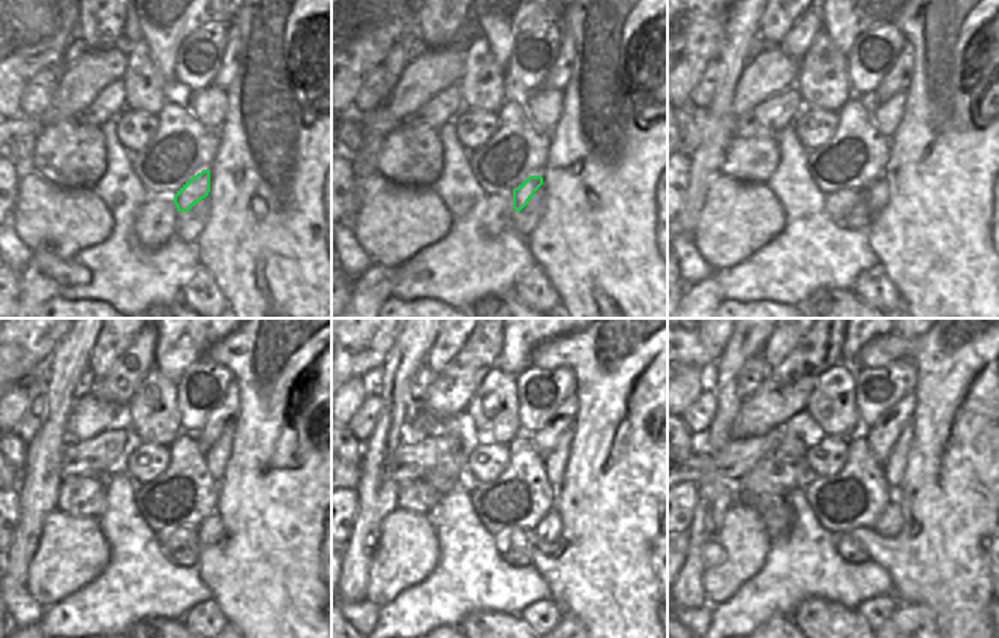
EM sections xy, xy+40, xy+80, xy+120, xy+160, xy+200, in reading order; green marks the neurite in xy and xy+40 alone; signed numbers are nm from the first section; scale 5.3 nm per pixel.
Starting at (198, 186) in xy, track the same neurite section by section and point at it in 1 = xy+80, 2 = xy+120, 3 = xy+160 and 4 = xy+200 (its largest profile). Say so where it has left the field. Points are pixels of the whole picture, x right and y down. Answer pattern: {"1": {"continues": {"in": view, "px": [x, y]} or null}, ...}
{"1": {"continues": {"in": "xy+80", "px": [858, 218]}}, "2": {"continues": {"in": "xy+120", "px": [180, 557]}}, "3": {"continues": {"in": "xy+160", "px": [512, 556]}}, "4": {"continues": {"in": "xy+200", "px": [848, 548]}}}

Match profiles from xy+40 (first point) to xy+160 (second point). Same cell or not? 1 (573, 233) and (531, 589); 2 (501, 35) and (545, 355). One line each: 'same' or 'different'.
1: different
2: different

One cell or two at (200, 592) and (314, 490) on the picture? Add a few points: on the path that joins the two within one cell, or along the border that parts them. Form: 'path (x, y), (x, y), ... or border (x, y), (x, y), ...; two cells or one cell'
border (195, 565), (197, 575), (213, 598); two cells

